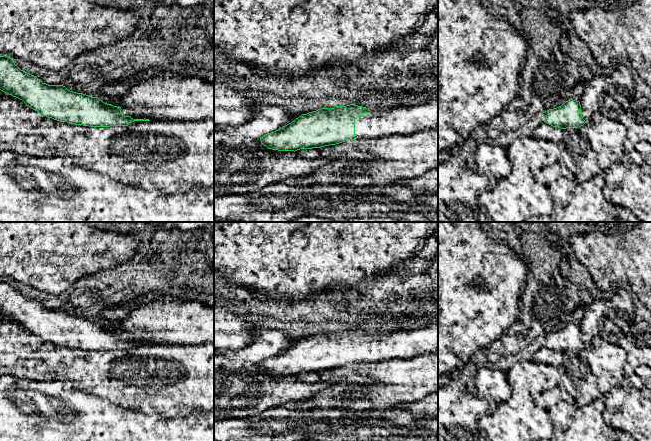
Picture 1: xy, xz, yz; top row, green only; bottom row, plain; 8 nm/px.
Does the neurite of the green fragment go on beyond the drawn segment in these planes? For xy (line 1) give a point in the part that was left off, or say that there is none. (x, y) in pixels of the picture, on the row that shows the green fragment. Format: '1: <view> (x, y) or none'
1: none

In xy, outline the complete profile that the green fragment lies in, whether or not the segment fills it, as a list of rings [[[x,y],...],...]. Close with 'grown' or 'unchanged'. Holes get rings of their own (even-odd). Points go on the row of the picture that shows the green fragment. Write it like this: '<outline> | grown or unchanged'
[[[0,56],[0,90],[13,97],[22,100],[31,109],[38,113],[60,122],[69,124],[110,127],[128,126],[134,121],[150,121],[149,119],[133,119],[121,114],[121,107],[113,106],[103,102],[98,97],[91,97],[83,93],[68,90],[63,85],[48,85],[36,76],[21,70],[13,58]]] | unchanged

